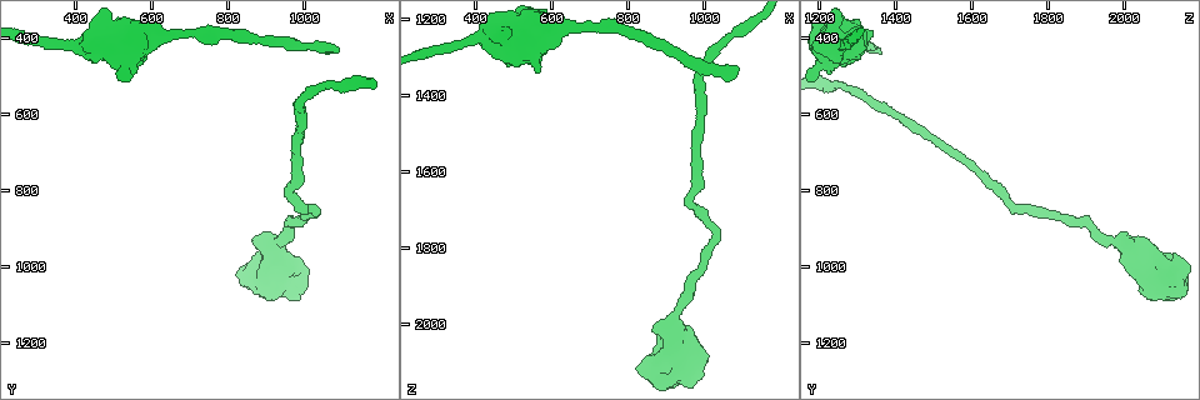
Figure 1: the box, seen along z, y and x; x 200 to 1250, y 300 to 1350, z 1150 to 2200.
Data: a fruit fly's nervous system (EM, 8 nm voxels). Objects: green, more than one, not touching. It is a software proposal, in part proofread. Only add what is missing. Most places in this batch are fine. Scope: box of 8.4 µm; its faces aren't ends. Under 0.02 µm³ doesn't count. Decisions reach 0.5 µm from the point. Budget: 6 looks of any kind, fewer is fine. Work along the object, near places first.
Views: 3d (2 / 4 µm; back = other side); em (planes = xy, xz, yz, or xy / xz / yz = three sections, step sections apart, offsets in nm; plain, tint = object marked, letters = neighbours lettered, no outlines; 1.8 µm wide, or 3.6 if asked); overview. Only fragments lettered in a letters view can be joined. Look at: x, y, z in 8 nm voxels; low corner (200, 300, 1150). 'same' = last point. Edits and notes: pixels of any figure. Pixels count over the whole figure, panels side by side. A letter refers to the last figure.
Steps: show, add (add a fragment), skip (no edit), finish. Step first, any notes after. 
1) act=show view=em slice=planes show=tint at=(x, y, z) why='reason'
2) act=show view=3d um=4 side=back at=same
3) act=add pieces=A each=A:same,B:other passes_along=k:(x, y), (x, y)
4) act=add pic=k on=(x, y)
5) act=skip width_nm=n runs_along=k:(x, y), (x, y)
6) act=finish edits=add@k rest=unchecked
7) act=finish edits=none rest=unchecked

act=show view=em slice=planes show=plain at=(425, 425, 1245) why='calibre changes'

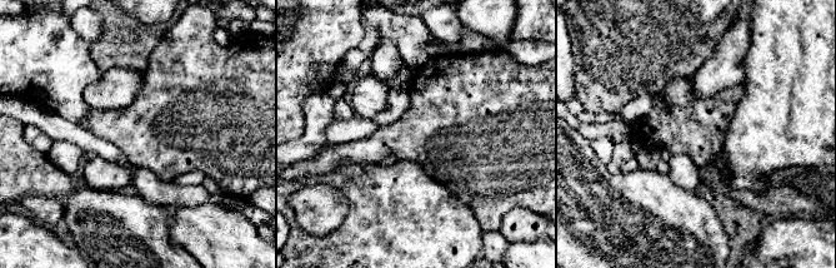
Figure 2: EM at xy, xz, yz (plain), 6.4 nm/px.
act=show view=em slice=planes show=letters at=same

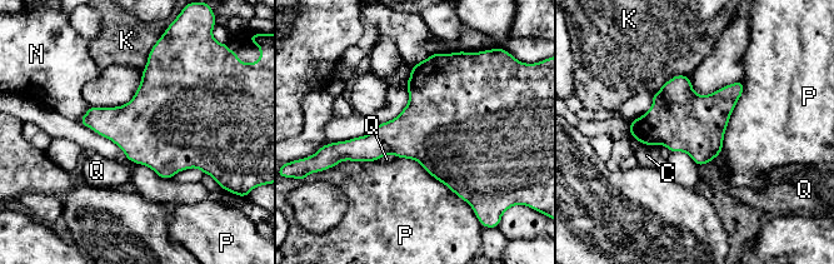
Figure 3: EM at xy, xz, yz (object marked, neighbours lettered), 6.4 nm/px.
act=skip each=C:other,K:other,N:other,P:other,Q:other border=3:(743, 81), (719, 153) found='none of them fits'

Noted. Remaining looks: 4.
act=show view=em um=3.6 slice=xz step=16 show=letters at=(1090, 430, 1330) why='end of a long branch'

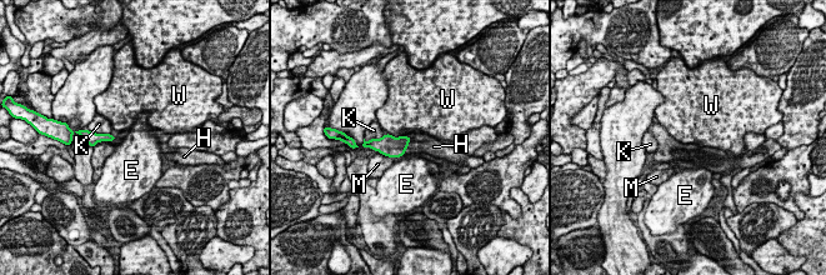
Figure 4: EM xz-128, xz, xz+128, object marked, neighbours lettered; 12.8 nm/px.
act=show view=em um=3.6 slice=planes show=letters at=same why='another direction'

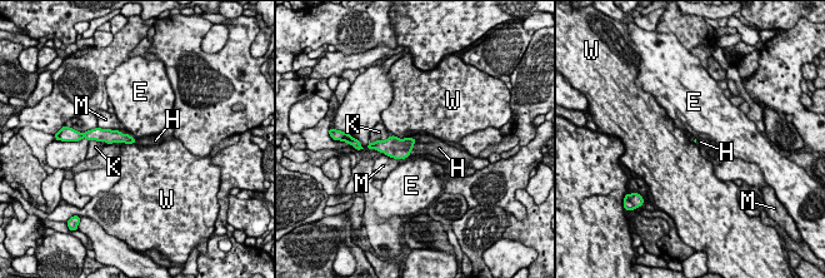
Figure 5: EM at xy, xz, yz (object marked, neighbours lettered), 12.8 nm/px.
act=add pic=5 on=(431, 148) longest_contact=W:320nm each=E:other,H:same,K:other,M:other,W:other found='the cell continues'

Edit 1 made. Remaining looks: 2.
act=finish edits=add@5 rest=unchecked

